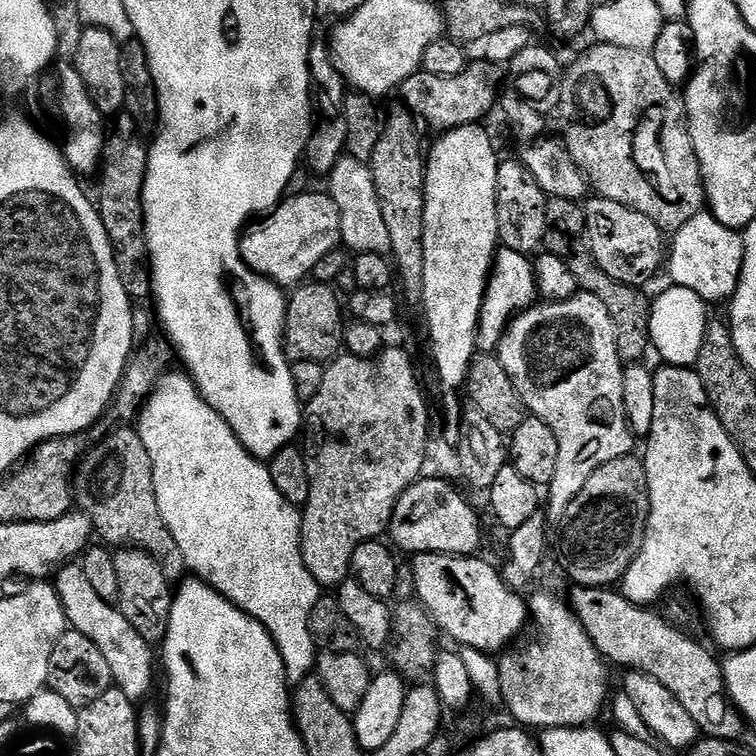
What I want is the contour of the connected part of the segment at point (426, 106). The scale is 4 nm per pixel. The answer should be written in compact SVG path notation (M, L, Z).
M472 62L468 67L462 70L462 74L454 74L450 78L442 78L435 76L423 70L416 72L410 78L406 78L406 82L401 84L398 89L398 96L401 96L403 107L408 109L411 116L416 119L417 125L421 129L429 128L435 134L443 134L461 128L462 126L470 126L471 124L480 124L492 112L498 104L498 93L496 87L500 84L500 76L497 65L487 62Z

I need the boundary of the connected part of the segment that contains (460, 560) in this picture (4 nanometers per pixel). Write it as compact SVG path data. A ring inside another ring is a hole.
M422 552L411 557L413 574L416 575L416 597L426 611L432 615L437 629L452 640L473 648L476 652L496 652L500 654L513 643L512 639L519 634L530 620L530 608L519 591L504 581L501 569L496 568L476 556L443 556L433 552Z

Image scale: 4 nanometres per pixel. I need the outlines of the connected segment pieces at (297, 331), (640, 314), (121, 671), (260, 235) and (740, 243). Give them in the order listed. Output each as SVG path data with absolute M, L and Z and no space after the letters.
M304 282L293 292L296 293L288 296L288 313L284 323L284 353L293 362L309 360L324 364L335 360L341 355L346 327L346 312L337 289L331 284Z
M549 199L546 206L546 234L544 244L547 251L558 254L562 262L566 262L567 268L572 271L574 278L580 284L580 291L594 294L606 310L610 310L610 318L614 322L616 331L616 345L618 346L618 358L620 363L631 366L643 361L644 355L650 352L650 314L652 306L649 297L644 297L639 287L622 282L614 282L602 266L594 258L594 254L588 249L588 241L584 227L586 218L583 207L575 200Z
M73 562L64 565L54 576L54 587L58 598L62 602L64 619L67 627L78 634L86 634L94 646L98 646L106 662L110 666L110 674L115 687L126 694L134 702L144 702L152 692L152 683L156 680L156 668L158 672L158 656L154 653L153 645L148 643L130 622L120 613L117 605L110 602L102 602L101 596L90 586L83 567Z
M304 192L293 200L285 199L264 218L269 220L262 221L253 232L243 233L240 257L259 276L265 276L281 286L299 285L307 281L314 266L341 243L338 206L334 206L331 196L320 192Z
M709 211L695 215L673 235L668 252L671 283L675 287L693 290L707 303L729 299L736 292L744 265L744 237L737 230L722 226Z

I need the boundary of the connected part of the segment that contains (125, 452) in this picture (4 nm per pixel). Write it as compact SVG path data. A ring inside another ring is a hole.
M128 426L117 427L79 461L74 472L74 504L91 518L95 535L99 539L101 536L105 545L148 552L160 563L169 581L179 581L185 575L182 550L178 550L178 542L174 542L174 534L170 534L158 510L150 454L142 446L139 431Z

